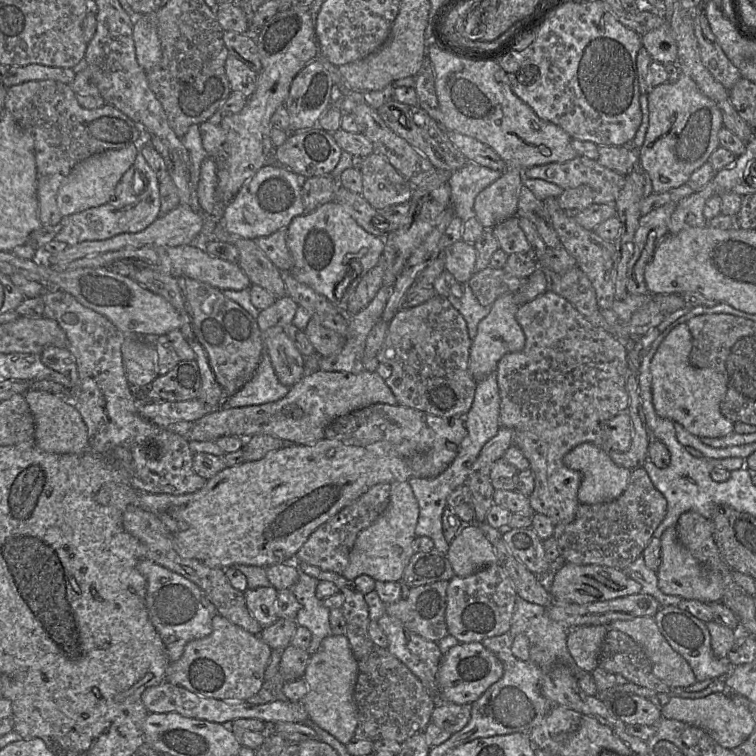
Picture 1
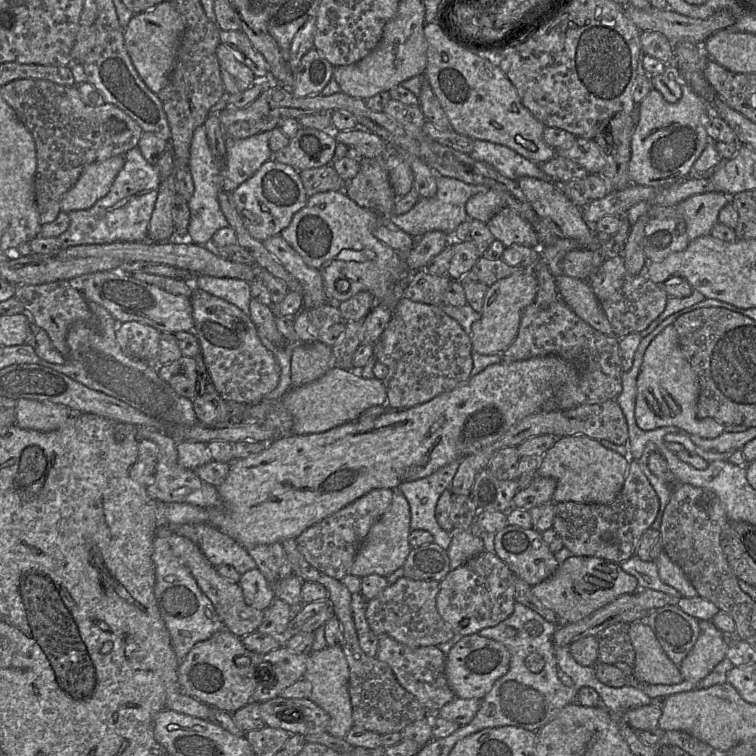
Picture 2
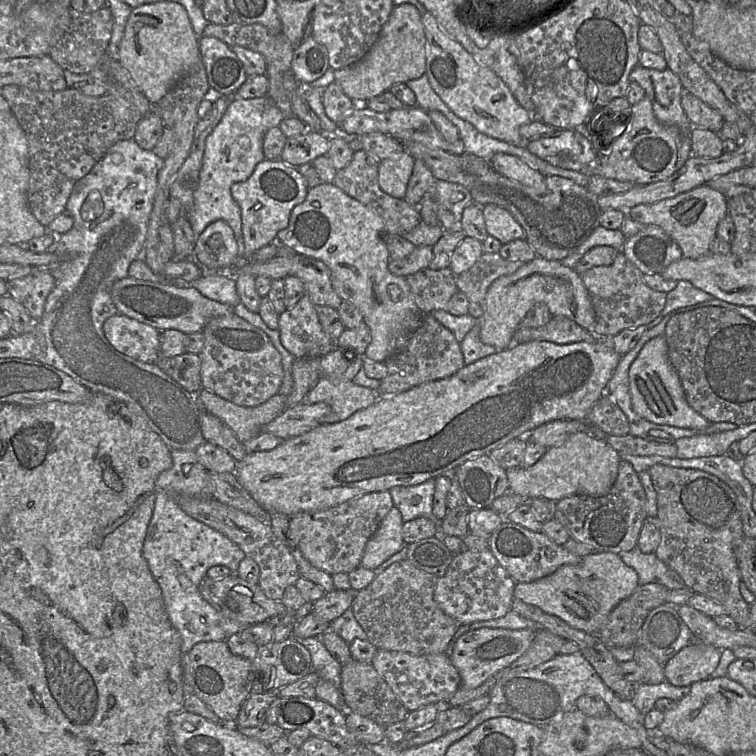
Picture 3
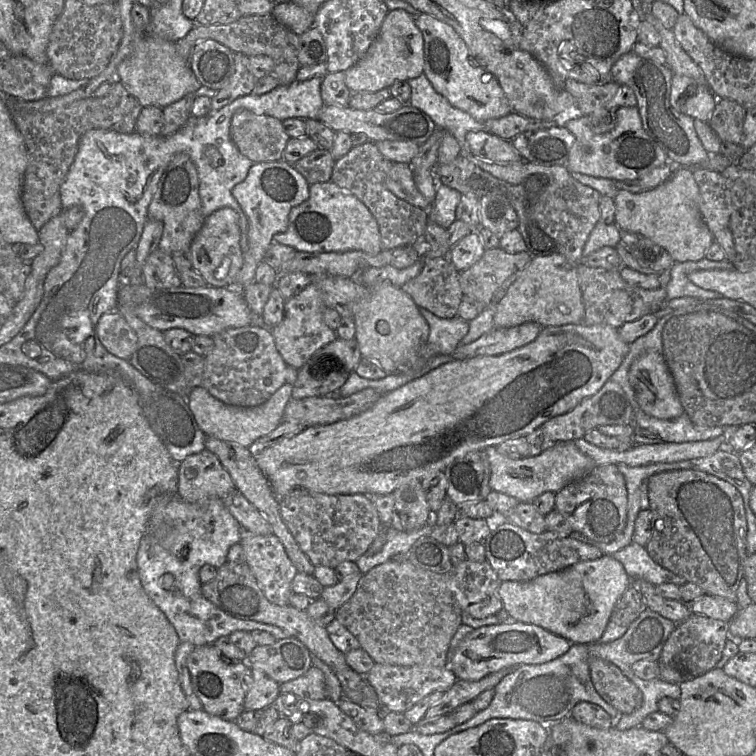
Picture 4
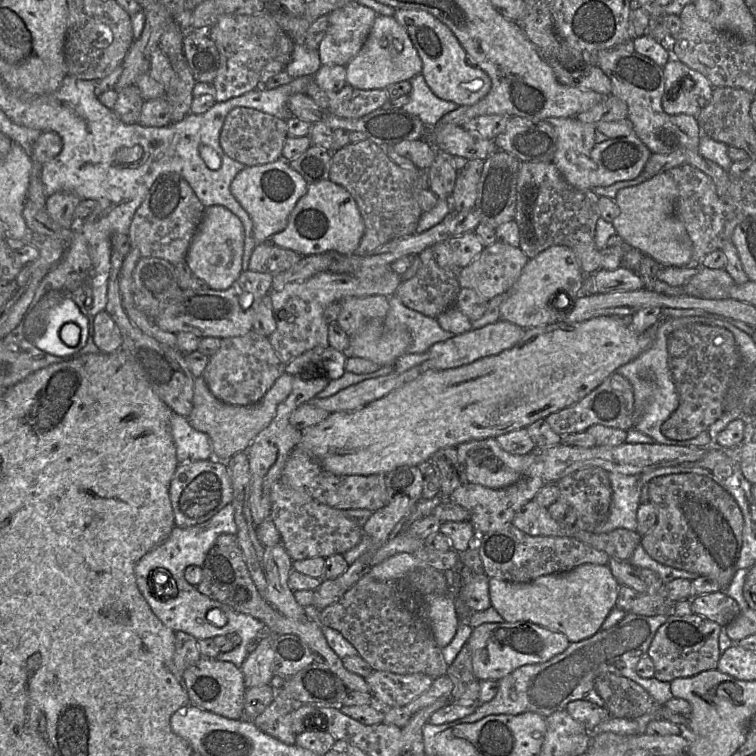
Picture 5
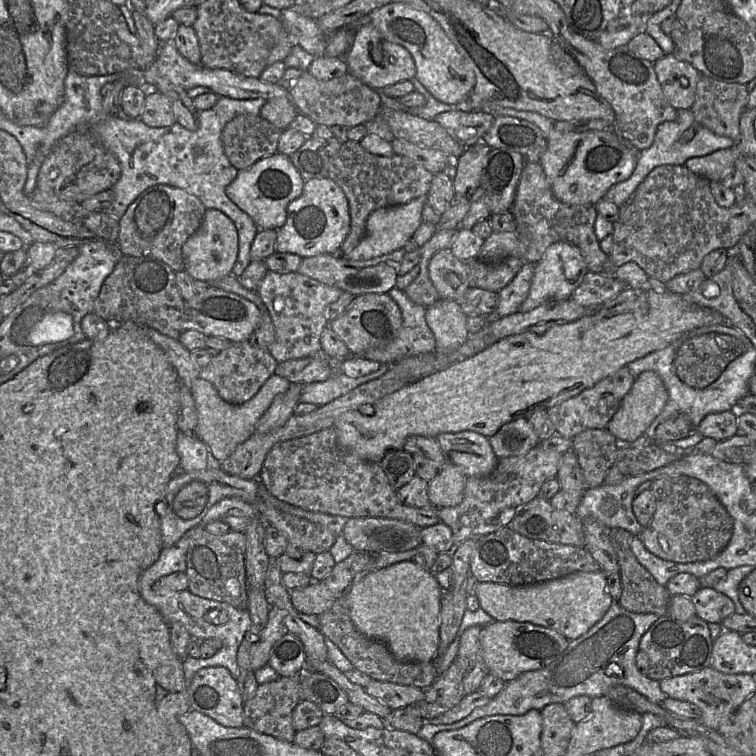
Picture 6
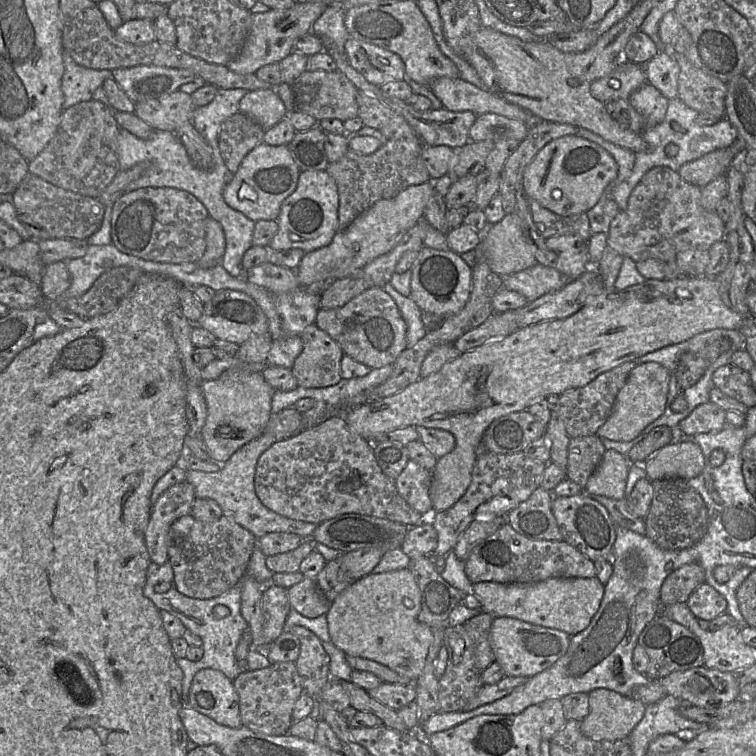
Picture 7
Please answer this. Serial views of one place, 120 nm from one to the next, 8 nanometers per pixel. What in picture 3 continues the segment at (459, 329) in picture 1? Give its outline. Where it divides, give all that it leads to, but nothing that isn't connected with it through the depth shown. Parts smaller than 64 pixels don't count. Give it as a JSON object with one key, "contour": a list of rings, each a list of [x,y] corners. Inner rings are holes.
{"contour":[[[430,313],[424,315],[421,325],[405,346],[384,362],[387,365],[387,373],[377,389],[379,398],[398,394],[426,382],[450,377],[465,365],[460,343],[454,334]]]}

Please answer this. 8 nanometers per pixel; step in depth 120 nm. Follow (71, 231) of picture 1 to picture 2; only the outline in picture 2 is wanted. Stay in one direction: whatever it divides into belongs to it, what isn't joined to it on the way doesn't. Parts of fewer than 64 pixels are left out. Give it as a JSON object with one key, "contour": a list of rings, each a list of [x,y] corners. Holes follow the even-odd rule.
{"contour":[[[136,146],[124,154],[125,163],[109,192],[92,207],[68,213],[70,225],[57,237],[61,249],[87,244],[148,241],[148,227],[158,196],[158,166],[146,161]]]}

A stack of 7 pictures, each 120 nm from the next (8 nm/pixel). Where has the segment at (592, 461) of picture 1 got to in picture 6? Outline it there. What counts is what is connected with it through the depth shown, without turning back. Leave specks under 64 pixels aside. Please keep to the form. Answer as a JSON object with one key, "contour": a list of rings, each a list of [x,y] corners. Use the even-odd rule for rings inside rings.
{"contour":[[[473,431],[441,433],[437,435],[448,462],[453,463],[469,476],[482,477],[489,475],[498,464],[489,438]]]}

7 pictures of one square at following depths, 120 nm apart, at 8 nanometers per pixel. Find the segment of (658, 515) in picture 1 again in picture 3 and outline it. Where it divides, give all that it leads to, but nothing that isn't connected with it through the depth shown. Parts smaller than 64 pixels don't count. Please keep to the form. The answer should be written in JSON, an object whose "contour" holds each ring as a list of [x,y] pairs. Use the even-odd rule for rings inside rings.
{"contour":[[[621,460],[617,479],[608,494],[601,497],[574,495],[562,498],[556,502],[554,518],[564,526],[570,538],[598,552],[620,554],[634,549],[647,518],[646,494],[639,474],[629,462]]]}

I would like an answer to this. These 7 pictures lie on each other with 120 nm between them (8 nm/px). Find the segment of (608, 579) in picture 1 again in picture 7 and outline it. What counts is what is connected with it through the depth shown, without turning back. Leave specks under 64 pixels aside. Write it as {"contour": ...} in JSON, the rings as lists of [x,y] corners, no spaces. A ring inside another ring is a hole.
{"contour":[[[548,578],[541,582],[498,583],[478,582],[472,593],[481,603],[481,610],[495,617],[513,617],[532,624],[564,631],[570,636],[583,631],[598,611],[604,595],[605,585],[597,578]]]}

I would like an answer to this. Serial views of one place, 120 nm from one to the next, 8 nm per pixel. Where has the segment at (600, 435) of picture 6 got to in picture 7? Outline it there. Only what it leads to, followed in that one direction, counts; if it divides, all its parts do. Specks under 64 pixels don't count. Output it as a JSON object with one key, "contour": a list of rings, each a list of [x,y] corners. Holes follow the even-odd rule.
{"contour":[[[596,434],[571,438],[568,445],[567,478],[584,489],[605,451],[601,438]]]}

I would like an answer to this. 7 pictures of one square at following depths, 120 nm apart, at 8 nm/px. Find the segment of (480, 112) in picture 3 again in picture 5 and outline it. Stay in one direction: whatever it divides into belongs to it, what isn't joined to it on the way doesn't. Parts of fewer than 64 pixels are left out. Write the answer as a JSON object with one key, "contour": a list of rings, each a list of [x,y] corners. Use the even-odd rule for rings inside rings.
{"contour":[[[405,8],[396,9],[393,17],[407,31],[422,60],[421,74],[437,97],[461,106],[475,104],[489,93],[490,77],[469,62],[456,36],[440,20],[424,10]]]}

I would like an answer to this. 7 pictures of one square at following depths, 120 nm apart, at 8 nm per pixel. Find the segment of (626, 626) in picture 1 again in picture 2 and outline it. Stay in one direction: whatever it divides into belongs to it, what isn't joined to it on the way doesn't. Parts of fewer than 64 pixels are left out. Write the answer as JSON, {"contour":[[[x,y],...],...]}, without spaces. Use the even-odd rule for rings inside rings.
{"contour":[[[645,620],[629,624],[629,637],[635,649],[634,678],[648,685],[673,685],[684,678],[679,667],[664,652]]]}

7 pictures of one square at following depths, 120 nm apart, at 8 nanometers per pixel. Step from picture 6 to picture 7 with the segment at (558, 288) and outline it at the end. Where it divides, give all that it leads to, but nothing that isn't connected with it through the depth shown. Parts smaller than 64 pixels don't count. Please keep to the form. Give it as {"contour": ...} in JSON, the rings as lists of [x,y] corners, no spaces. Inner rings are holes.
{"contour":[[[559,235],[545,239],[545,245],[556,256],[553,268],[570,281],[579,278],[589,268],[588,242],[573,235]]]}

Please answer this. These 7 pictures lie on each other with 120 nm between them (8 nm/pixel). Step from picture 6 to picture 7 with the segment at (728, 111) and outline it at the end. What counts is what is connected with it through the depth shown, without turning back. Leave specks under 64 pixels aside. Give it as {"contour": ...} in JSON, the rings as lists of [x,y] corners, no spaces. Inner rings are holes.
{"contour":[[[673,52],[678,62],[678,98],[697,112],[722,119],[726,115],[726,83],[693,65],[683,54]]]}

